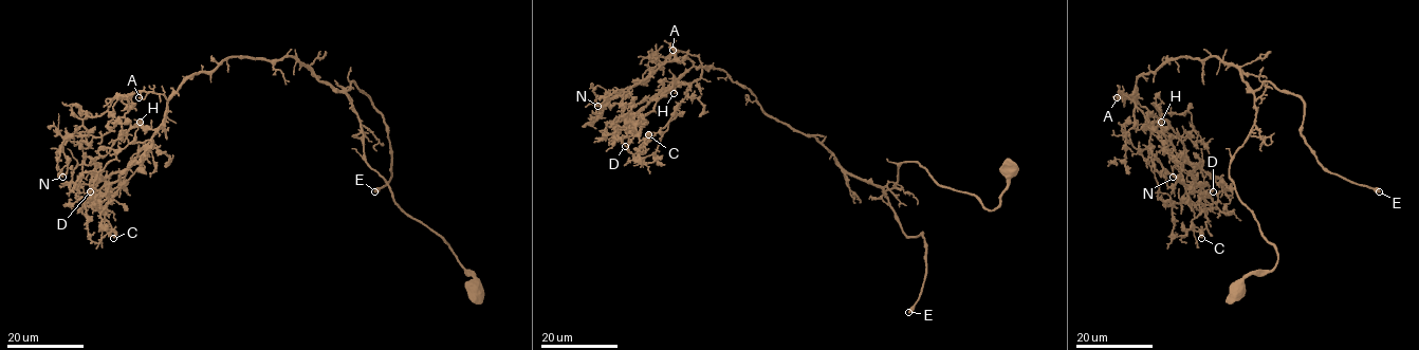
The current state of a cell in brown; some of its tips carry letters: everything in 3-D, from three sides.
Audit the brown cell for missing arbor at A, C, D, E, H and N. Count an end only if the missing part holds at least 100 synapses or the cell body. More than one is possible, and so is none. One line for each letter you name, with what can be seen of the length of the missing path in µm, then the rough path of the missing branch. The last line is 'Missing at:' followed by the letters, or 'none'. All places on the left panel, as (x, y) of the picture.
E: missing 250 µm
H: missing 40 µm; course (140, 122), (149, 115), (141, 115), (117, 129), (110, 145), (100, 154), (94, 181)
Missing at: E, H

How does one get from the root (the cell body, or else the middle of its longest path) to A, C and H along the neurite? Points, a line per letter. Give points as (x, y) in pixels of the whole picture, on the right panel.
A: (1236, 291), (1277, 261), (1230, 177), (1256, 112), (1241, 73), (1179, 56), (1117, 97)
C: (1236, 291), (1277, 261), (1230, 177), (1254, 95), (1217, 56), (1179, 56), (1135, 105), (1200, 194), (1201, 238)
H: (1236, 291), (1277, 261), (1230, 177), (1254, 95), (1217, 56), (1179, 56), (1136, 81), (1134, 127), (1161, 122)

